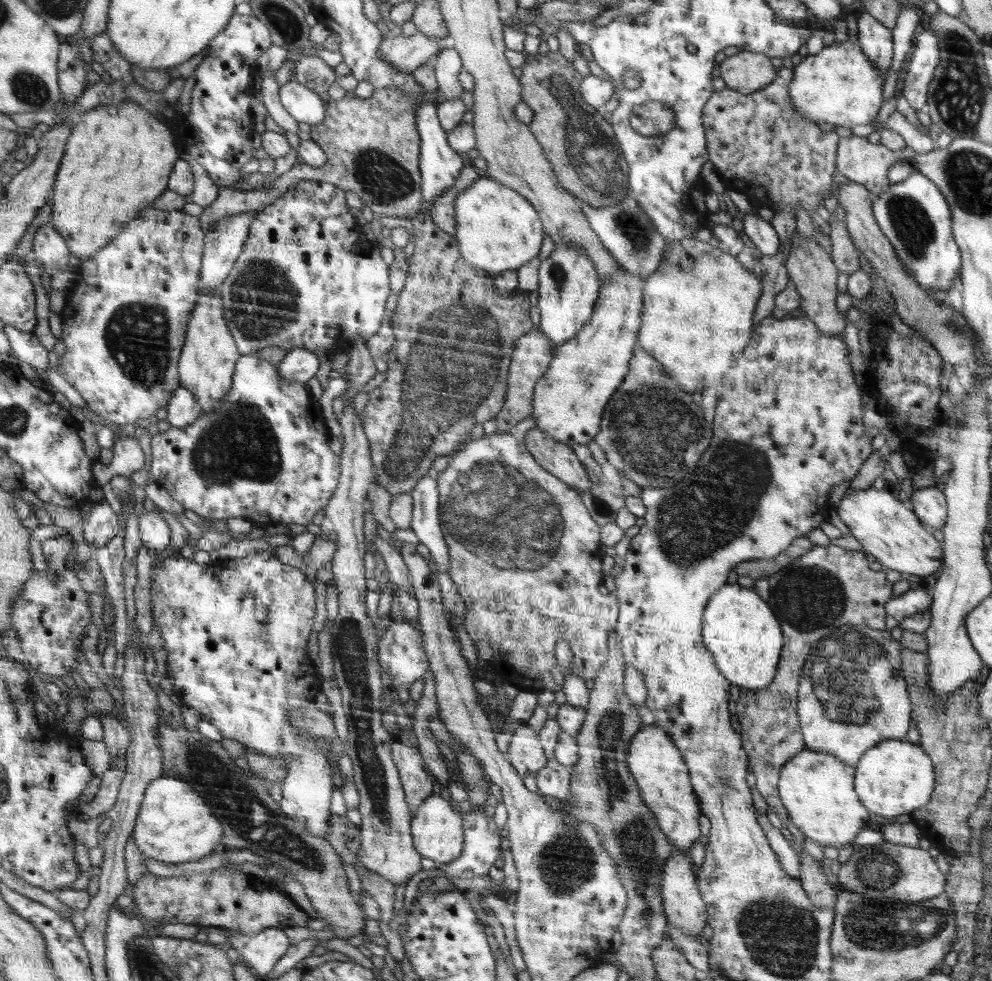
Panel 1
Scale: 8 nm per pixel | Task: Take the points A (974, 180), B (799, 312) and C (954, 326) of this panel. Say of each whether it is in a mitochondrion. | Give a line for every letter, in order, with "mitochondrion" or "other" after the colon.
A: mitochondrion
B: other
C: mitochondrion

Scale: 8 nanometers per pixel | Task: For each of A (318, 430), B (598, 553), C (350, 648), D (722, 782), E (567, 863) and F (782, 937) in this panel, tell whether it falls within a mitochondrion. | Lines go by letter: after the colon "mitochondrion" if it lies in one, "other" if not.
A: other
B: other
C: mitochondrion
D: mitochondrion
E: mitochondrion
F: mitochondrion

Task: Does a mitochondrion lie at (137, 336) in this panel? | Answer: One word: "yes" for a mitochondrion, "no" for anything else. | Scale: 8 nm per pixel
yes

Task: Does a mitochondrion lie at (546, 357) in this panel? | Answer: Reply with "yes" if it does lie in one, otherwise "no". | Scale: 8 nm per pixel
no

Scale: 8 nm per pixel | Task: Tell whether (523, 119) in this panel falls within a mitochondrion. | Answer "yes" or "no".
no

